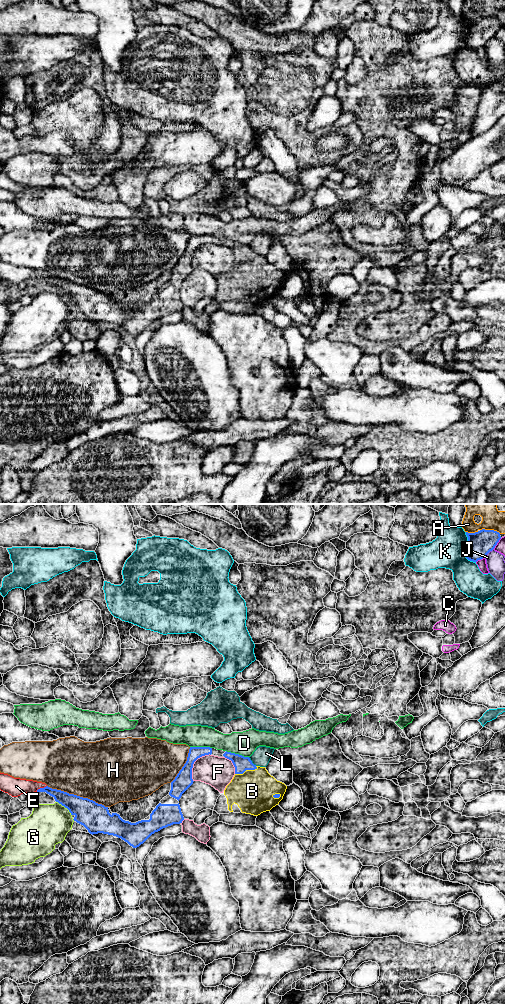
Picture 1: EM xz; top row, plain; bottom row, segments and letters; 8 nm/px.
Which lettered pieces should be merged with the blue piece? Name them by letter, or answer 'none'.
B

